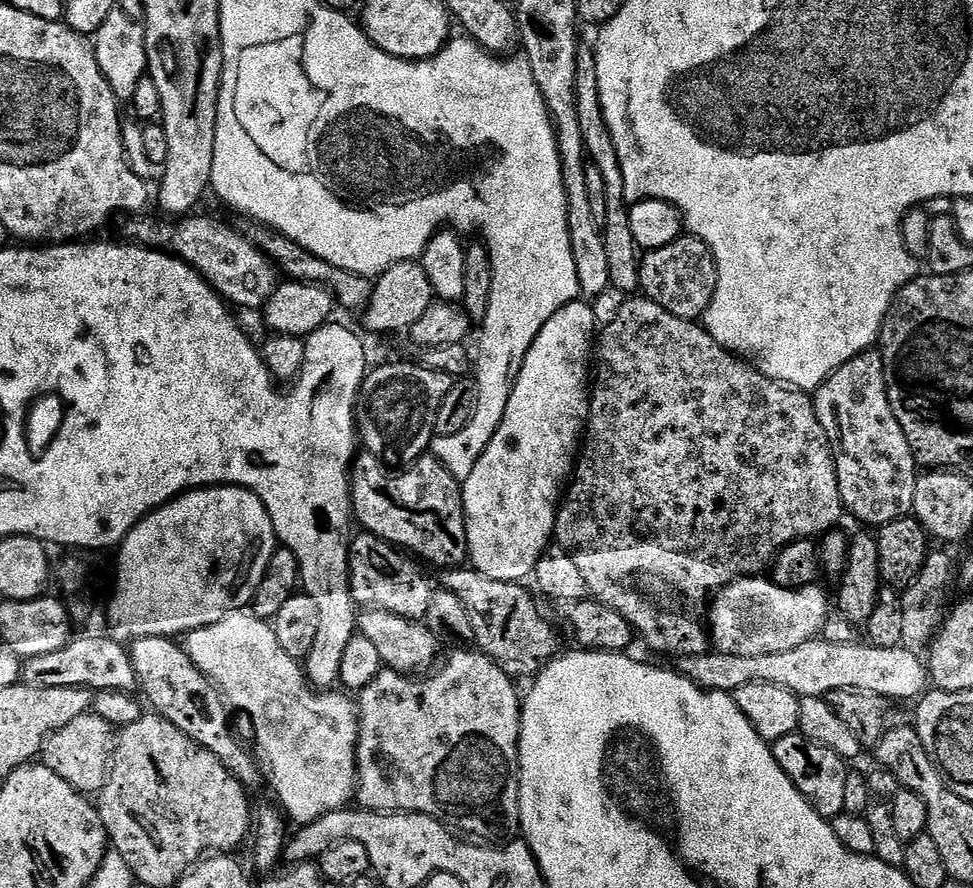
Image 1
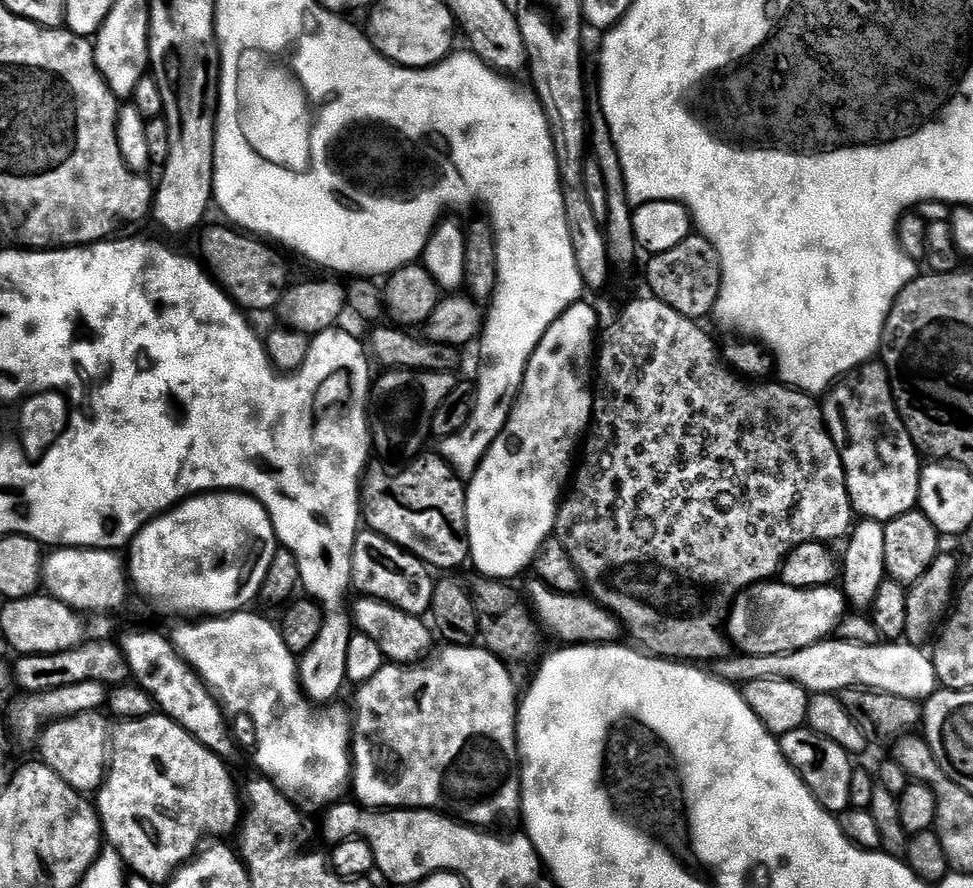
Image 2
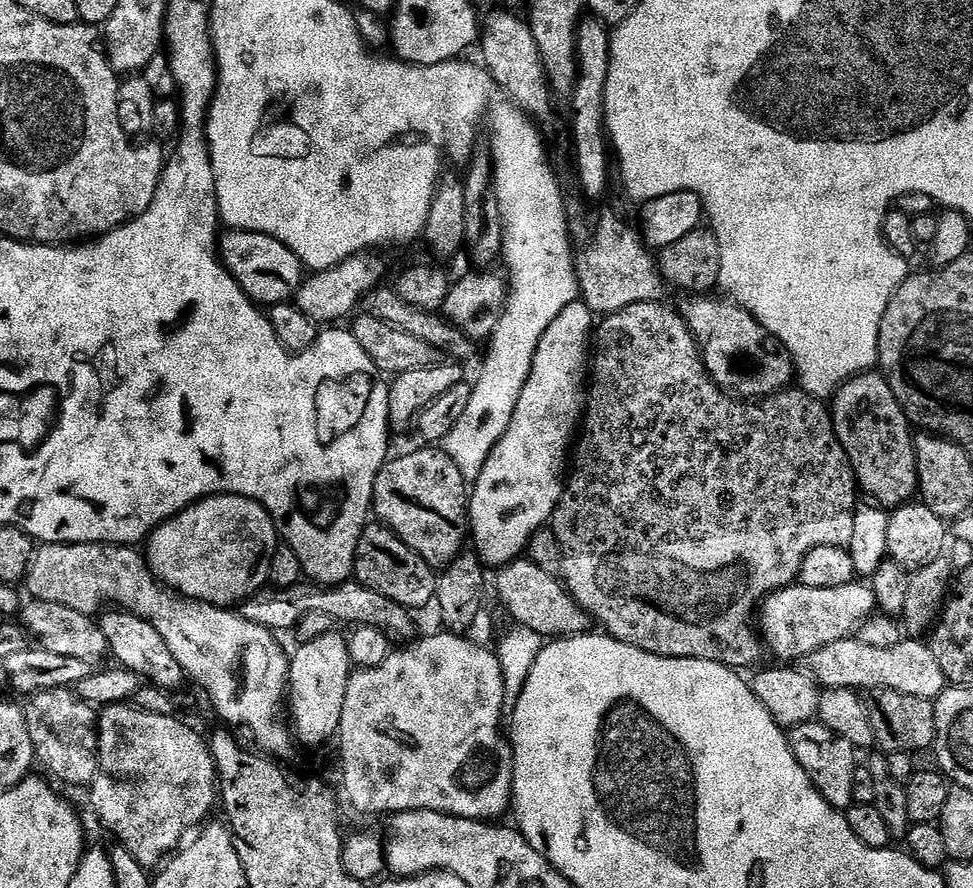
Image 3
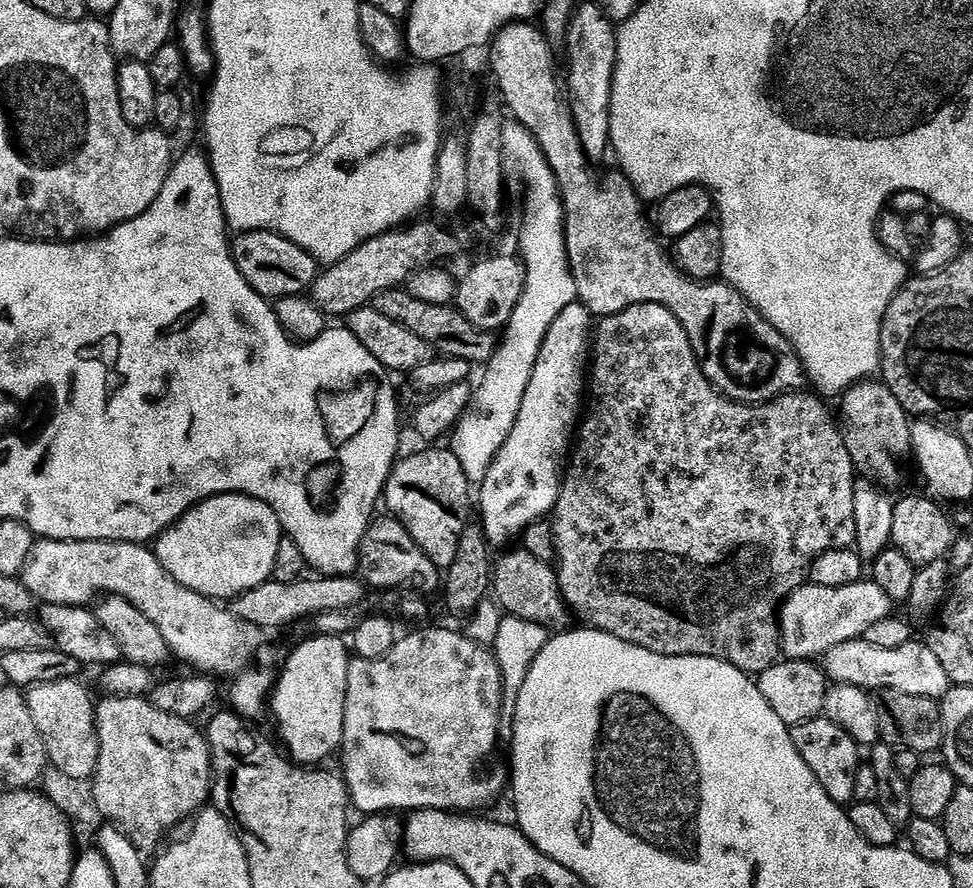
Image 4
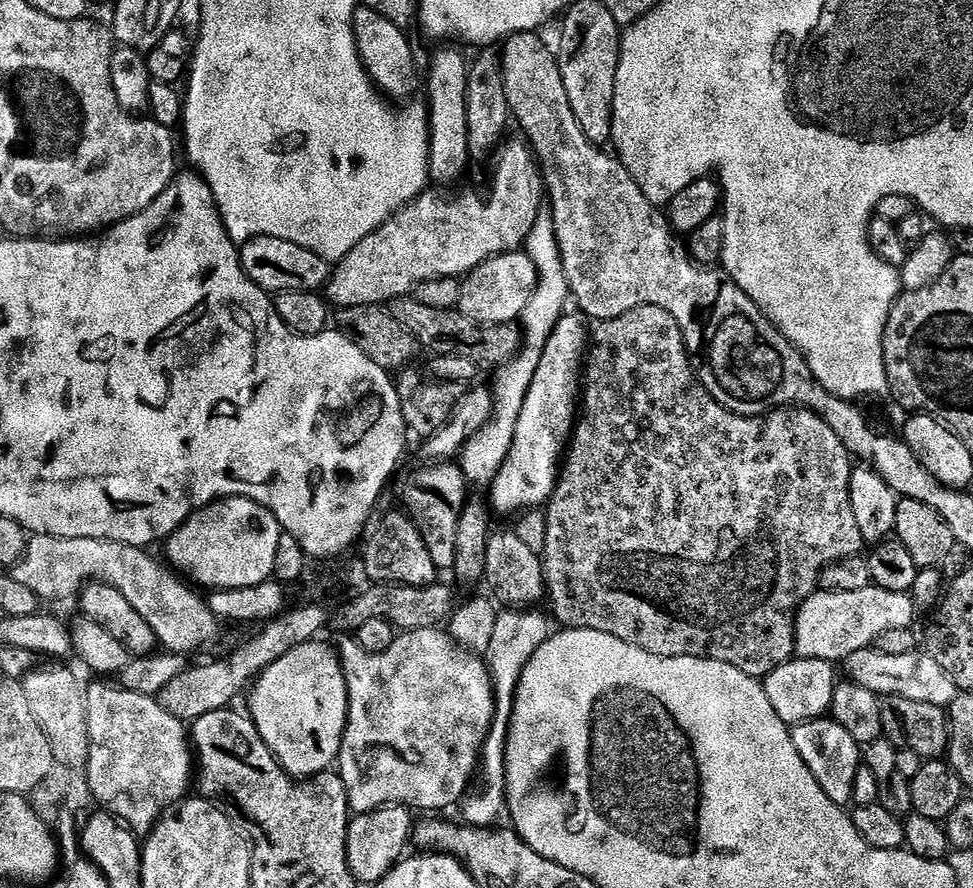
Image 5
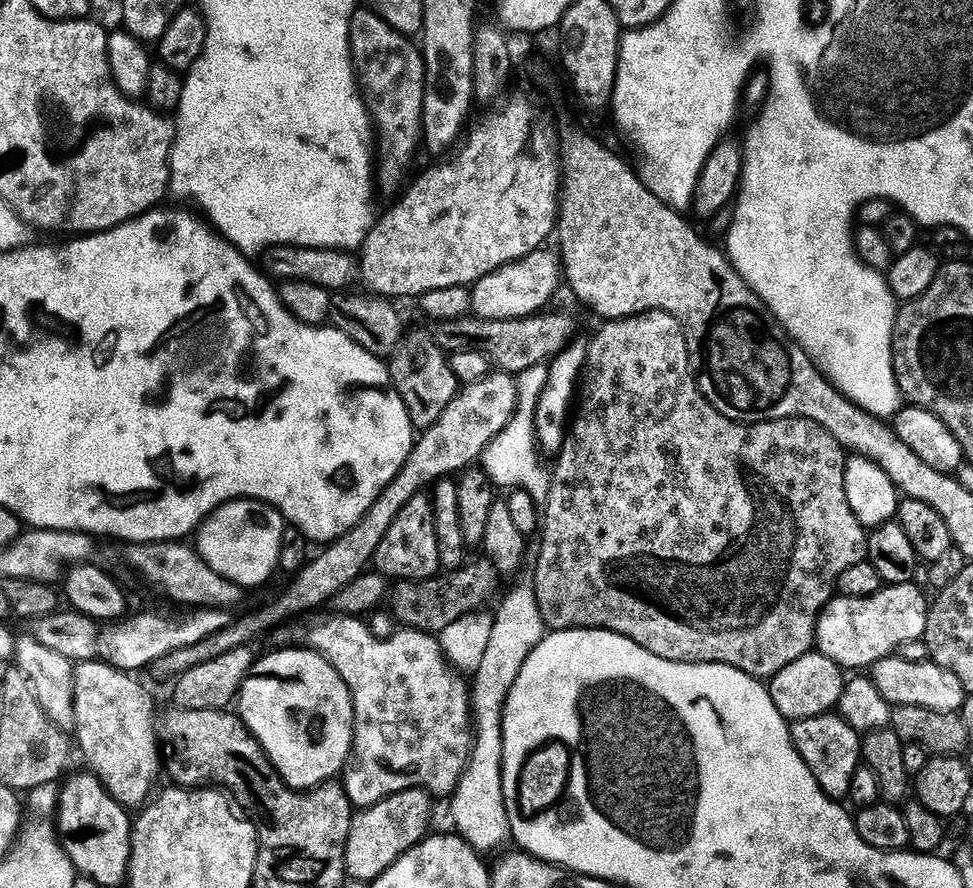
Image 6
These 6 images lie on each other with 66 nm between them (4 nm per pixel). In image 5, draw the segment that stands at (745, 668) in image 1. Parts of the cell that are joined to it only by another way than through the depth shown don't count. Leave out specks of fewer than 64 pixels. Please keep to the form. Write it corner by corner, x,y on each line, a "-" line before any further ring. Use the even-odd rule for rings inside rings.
864,648
848,659
848,666
852,670
851,679
877,696
900,696
943,708
949,707
956,697
953,680
946,675
931,655
925,651
919,651
890,655
877,648

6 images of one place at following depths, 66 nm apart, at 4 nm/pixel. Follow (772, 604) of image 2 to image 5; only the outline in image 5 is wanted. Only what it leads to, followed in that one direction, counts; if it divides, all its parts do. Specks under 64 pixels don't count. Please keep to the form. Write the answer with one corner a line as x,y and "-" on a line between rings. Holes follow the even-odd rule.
871,587
849,592
818,590
806,598
796,613
796,651
801,660
847,661
864,648
872,648
882,634
898,630
903,633
916,620
918,609
907,592

